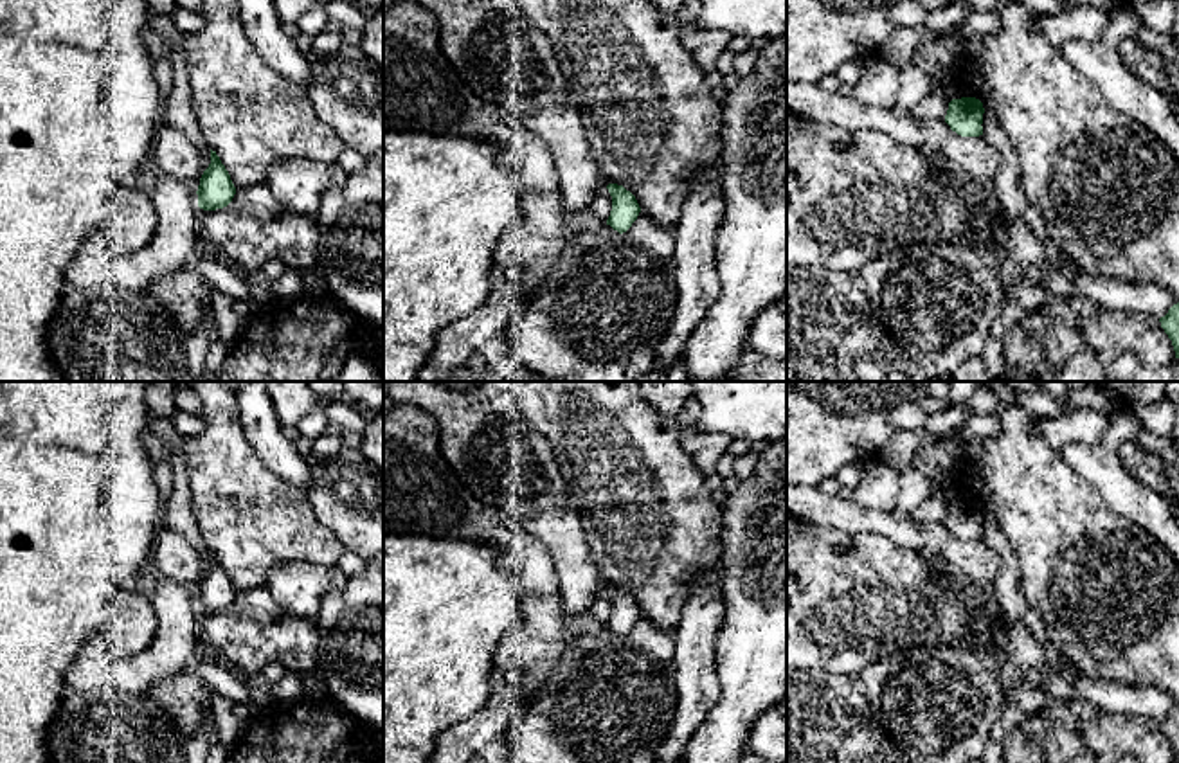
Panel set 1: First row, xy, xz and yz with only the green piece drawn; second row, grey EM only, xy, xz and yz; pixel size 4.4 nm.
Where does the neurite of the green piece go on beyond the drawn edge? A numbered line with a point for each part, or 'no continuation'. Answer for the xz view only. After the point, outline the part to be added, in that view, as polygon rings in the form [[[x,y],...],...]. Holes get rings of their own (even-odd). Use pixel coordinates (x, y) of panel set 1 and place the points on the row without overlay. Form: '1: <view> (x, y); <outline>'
no continuation

